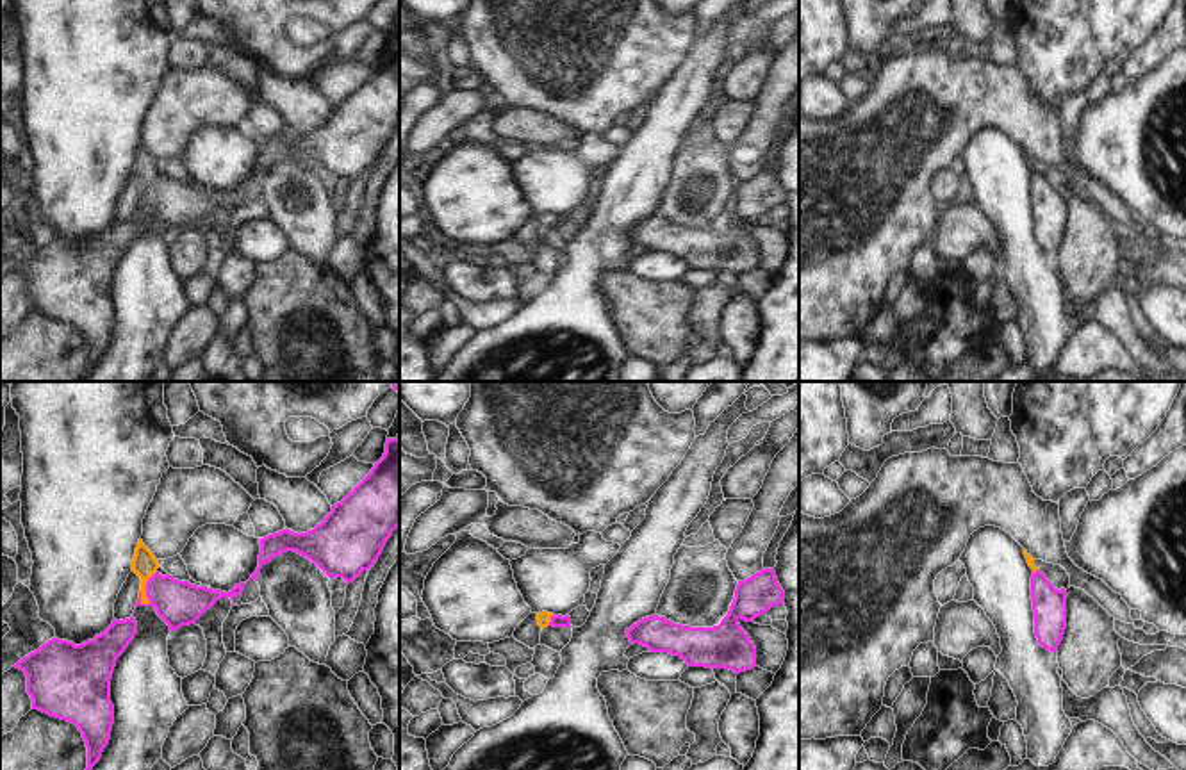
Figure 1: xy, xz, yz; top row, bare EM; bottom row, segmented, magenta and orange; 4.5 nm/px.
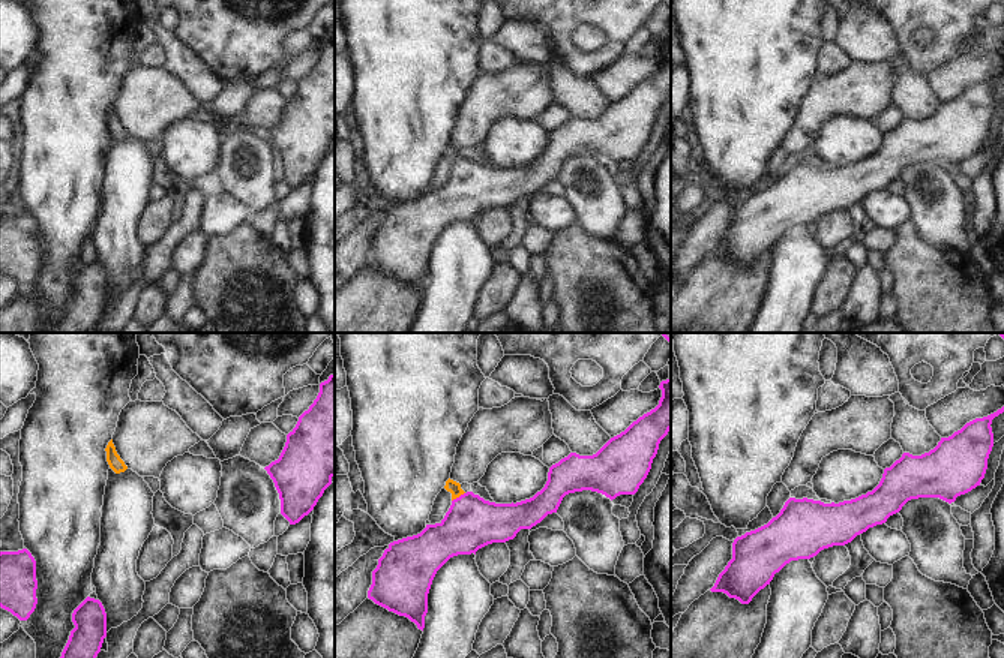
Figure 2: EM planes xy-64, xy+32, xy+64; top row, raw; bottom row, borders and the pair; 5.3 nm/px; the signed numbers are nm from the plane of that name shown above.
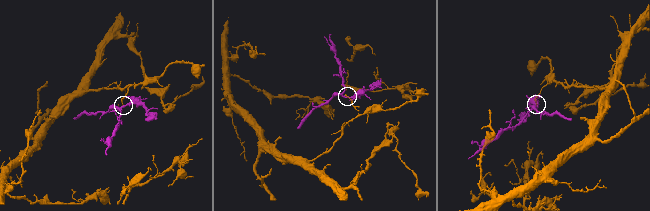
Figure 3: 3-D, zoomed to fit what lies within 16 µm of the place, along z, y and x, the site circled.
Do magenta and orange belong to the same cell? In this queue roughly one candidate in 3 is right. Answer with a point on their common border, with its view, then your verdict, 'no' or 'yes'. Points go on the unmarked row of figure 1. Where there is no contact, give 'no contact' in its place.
contact xy (147, 191); yes

